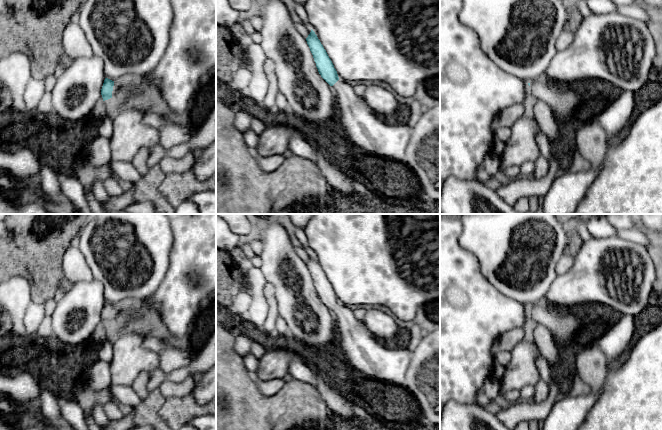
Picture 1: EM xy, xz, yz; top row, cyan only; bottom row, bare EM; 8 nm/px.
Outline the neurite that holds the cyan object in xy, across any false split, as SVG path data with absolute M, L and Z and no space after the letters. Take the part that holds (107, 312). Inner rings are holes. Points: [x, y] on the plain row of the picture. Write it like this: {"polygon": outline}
{"polygon": "M105 302L101 313L101 319L102 319L103 325L108 324L110 322L116 323L122 311L123 309L121 305L114 306L108 302Z"}

